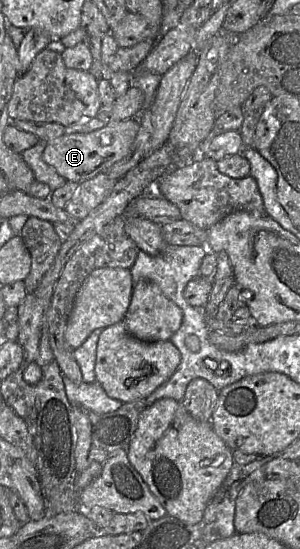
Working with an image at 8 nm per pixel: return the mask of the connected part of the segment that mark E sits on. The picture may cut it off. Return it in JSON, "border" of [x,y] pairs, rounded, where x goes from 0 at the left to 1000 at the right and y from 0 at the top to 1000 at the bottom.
{"border":[[[460,215],[357,219],[347,231],[297,242],[213,244],[153,259],[143,291],[223,330],[260,332],[353,313],[430,277],[453,251],[467,224]]]}

